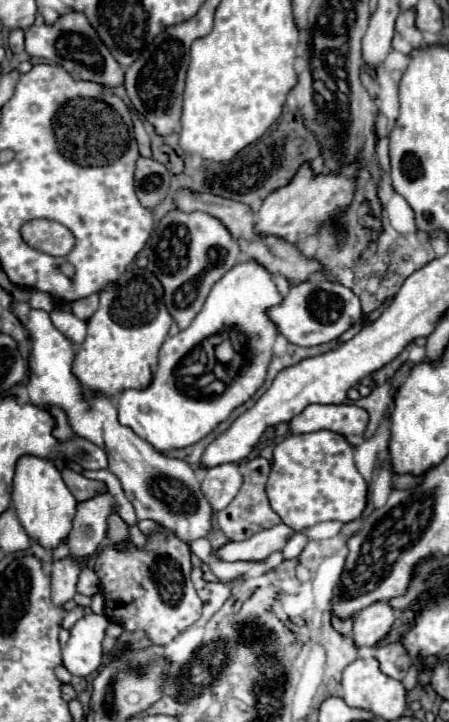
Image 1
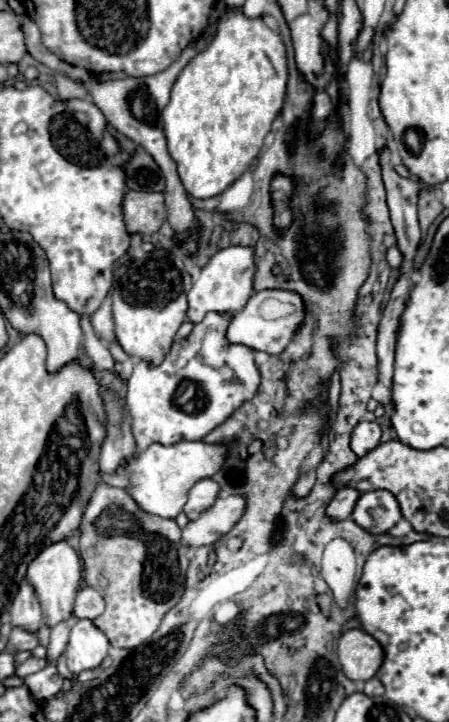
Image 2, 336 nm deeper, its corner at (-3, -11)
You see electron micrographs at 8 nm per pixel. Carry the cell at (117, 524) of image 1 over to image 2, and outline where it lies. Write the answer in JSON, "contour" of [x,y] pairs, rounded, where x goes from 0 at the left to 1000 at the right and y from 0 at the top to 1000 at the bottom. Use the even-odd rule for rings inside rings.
{"contour":[[[218,669],[178,722],[178,771],[192,783],[192,807],[223,819],[236,832],[236,846],[205,863],[236,880],[249,896],[298,899],[325,891],[356,868],[361,855],[401,832],[414,810],[414,791],[423,780],[423,758],[405,752],[405,735],[388,719],[361,719],[325,711],[267,675]]]}

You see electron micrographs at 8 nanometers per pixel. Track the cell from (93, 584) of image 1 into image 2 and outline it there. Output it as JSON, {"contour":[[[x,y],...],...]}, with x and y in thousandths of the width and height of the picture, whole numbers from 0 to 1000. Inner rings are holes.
{"contour":[[[187,813],[187,816],[174,819],[169,838],[165,838],[165,855],[214,857],[227,846],[232,846],[232,830],[214,816]]]}

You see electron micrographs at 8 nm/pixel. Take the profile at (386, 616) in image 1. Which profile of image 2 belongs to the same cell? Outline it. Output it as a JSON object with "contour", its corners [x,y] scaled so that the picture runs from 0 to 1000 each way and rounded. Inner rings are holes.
{"contour":[[[780,871],[753,888],[753,913],[775,940],[820,943],[855,918],[855,899],[815,874]]]}

